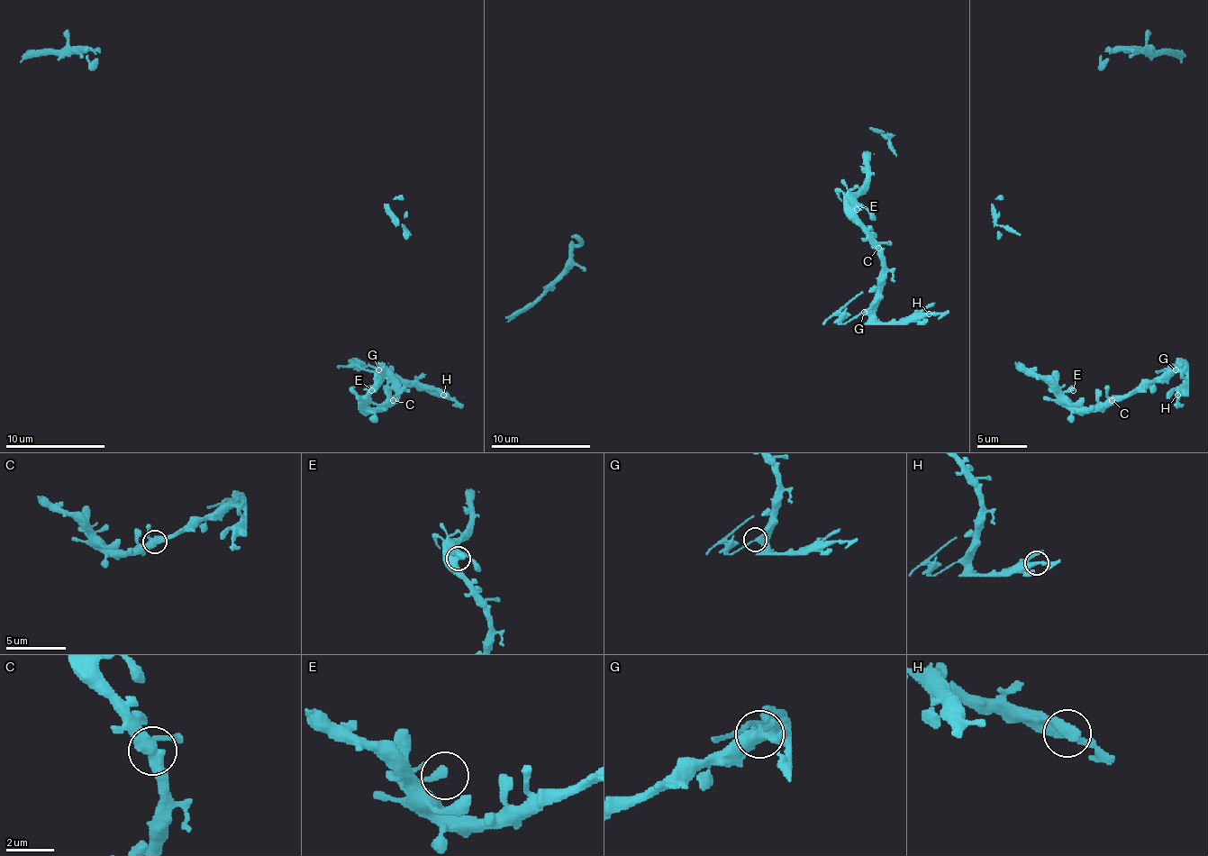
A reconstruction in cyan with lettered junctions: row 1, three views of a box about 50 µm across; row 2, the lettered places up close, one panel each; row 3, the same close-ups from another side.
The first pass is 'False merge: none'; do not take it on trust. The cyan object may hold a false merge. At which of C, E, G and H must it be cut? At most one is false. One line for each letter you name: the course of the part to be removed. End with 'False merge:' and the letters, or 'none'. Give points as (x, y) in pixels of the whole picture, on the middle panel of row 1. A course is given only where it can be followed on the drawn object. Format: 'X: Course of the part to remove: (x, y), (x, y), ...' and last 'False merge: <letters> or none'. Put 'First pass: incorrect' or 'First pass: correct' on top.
First pass: incorrect
G: Course of the part to remove: (864, 311), (852, 318), (844, 311), (862, 291)
False merge: G

